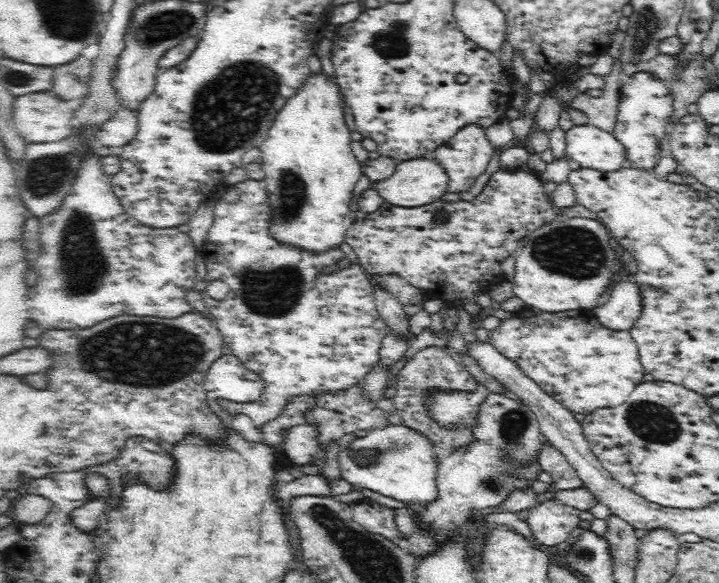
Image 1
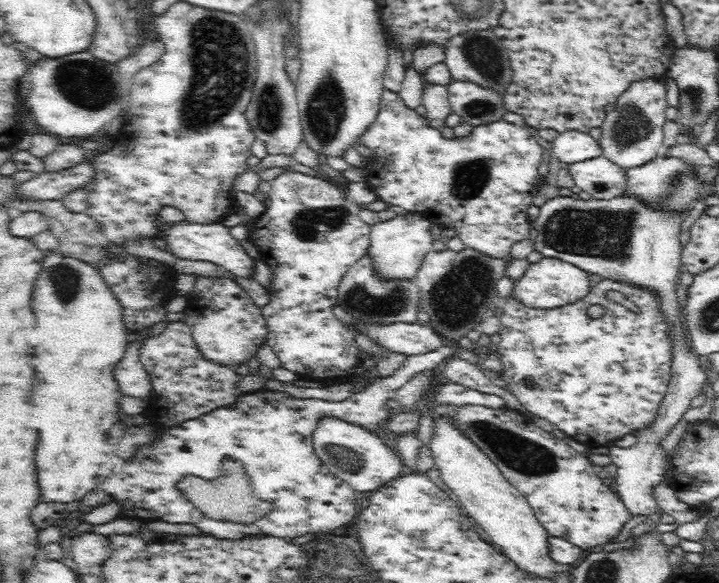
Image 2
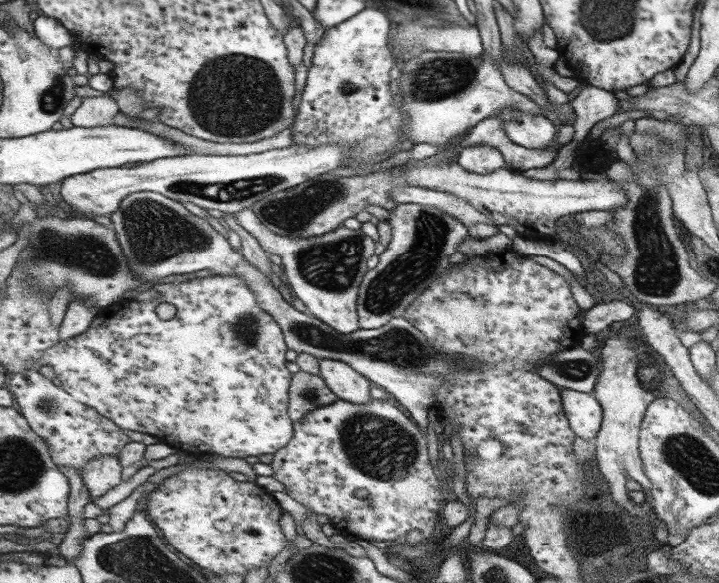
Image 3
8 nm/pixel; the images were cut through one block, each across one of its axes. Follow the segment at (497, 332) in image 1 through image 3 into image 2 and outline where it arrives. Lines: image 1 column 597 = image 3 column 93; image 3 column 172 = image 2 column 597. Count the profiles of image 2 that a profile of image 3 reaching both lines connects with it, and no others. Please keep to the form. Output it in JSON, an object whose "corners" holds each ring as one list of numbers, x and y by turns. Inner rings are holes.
{"corners":[[594,280,591,285,590,294,587,294,586,298,560,308,530,308,518,302,515,298,508,297,499,319,501,322,501,329,499,331,500,342,497,344,496,353,503,364,503,379,508,384,507,390,523,403,527,413,548,420,548,422,555,425,555,428,561,430,567,436,573,437,593,448,611,446,616,442,616,439,622,438,623,435,649,427,654,418,656,418,662,398,666,394,666,384,670,384,670,340,666,340,666,324,662,324,662,316,658,316,658,304,654,304,654,296,650,296,650,292,638,292,638,288,630,288,630,284,618,284,614,280],[608,290,616,290,616,292,624,294,636,306,636,310,626,308,626,306,610,300,606,296],[593,304,603,306,604,310,606,310,606,314,602,318,590,318,586,314,586,310],[526,380,530,380,532,386,528,387]]}

